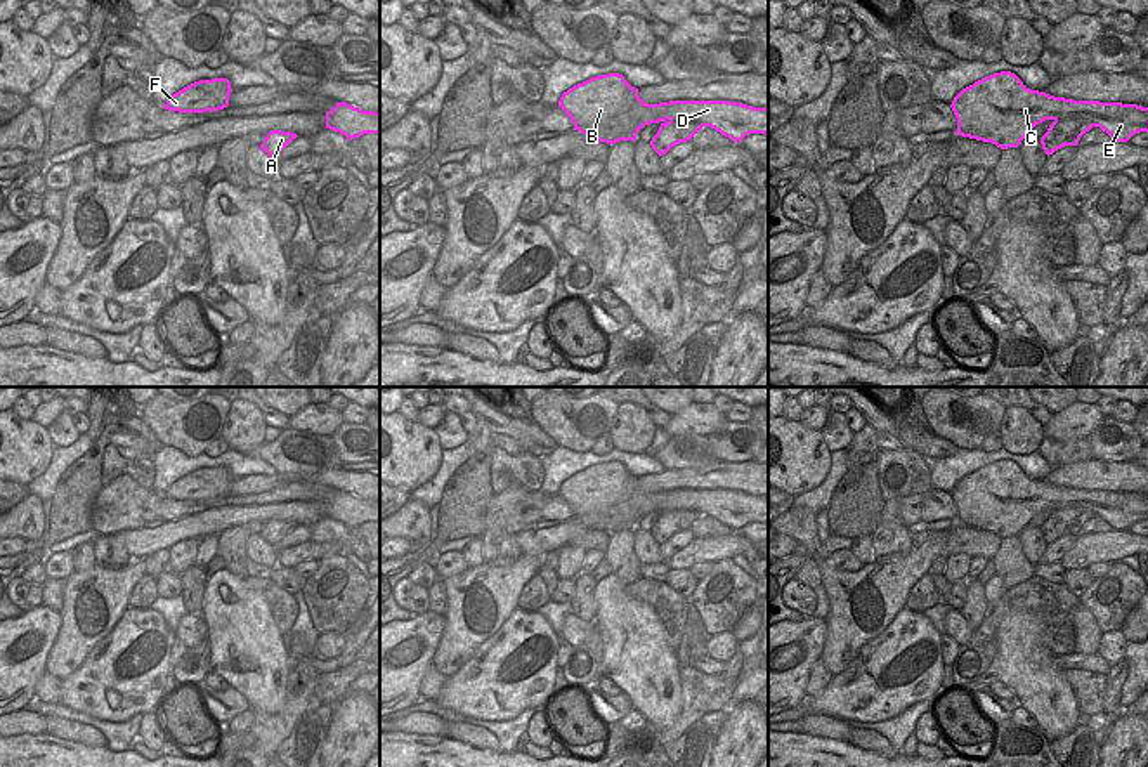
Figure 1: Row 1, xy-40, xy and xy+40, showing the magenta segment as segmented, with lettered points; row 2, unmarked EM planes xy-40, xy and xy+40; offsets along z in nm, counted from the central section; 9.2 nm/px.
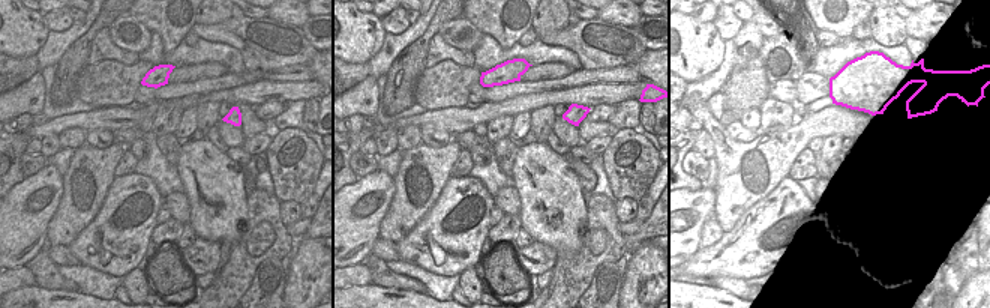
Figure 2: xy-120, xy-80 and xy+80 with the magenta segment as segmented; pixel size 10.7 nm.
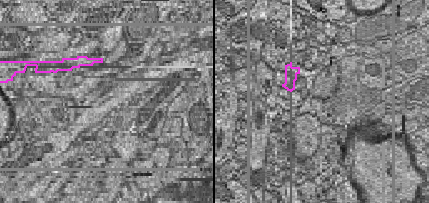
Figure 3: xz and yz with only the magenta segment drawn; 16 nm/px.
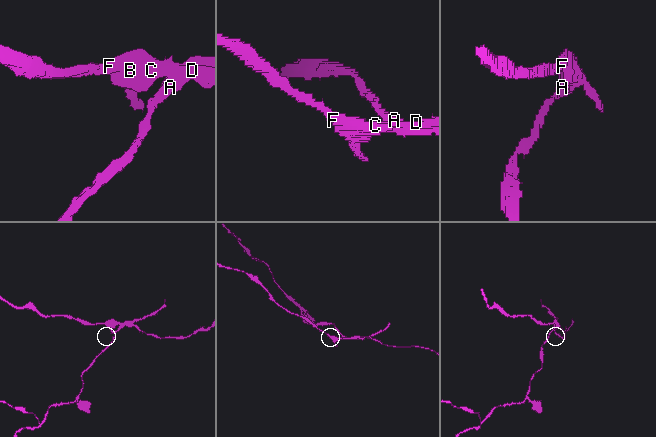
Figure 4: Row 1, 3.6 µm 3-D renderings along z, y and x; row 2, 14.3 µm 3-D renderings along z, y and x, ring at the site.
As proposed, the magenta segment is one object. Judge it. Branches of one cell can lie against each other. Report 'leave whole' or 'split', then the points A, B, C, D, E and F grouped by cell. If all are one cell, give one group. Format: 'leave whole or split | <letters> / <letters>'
split | A / B C D E F

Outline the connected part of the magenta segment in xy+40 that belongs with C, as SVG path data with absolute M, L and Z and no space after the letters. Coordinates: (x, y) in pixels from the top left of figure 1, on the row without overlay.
M1011 460L994 462L962 477L950 493L957 524L1018 536L1030 519L1046 510L1075 505L1091 510L1117 531L1148 521L1148 496L1122 491L1073 489L1030 479Z

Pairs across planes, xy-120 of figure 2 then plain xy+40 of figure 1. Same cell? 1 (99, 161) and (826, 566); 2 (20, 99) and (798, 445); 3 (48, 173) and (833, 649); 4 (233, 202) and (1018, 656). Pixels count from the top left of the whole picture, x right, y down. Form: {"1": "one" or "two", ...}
{"1": "one", "2": "two", "3": "two", "4": "one"}

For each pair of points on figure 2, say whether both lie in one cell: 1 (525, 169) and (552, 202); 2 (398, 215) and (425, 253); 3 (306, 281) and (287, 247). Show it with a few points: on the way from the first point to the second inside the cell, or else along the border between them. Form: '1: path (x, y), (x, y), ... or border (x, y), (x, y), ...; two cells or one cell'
1: path (534, 175), (551, 193); one cell
2: border (432, 205), (396, 244); two cells
3: border (297, 239), (291, 256); two cells

